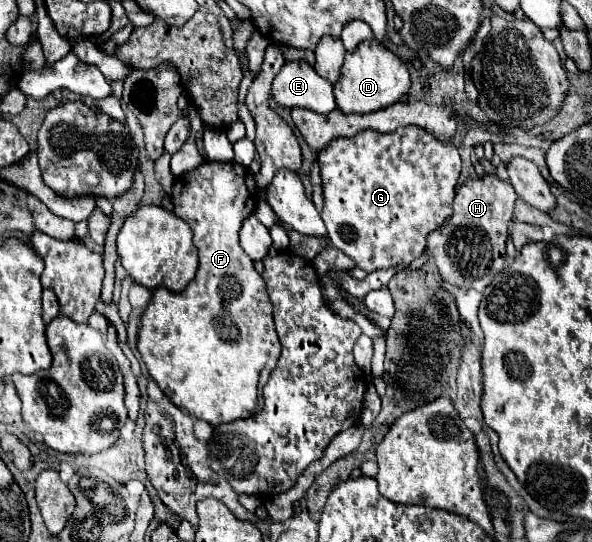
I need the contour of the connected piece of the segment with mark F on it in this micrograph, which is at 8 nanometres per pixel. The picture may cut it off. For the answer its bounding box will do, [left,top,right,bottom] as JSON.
[136,161,280,425]

